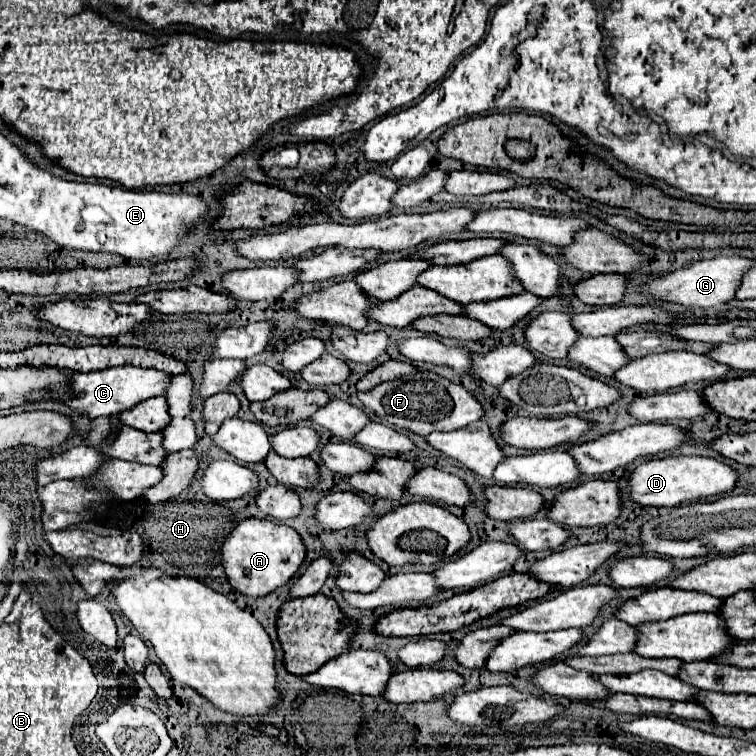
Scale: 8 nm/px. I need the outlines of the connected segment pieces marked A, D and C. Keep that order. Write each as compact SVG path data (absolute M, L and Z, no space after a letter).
M245 520L227 536L223 544L223 566L231 586L245 596L261 598L283 588L305 560L305 542L301 534L289 526L271 520Z
M677 456L677 458L653 458L639 464L631 476L631 498L643 506L679 506L681 502L697 502L707 496L719 496L733 492L739 480L739 472L729 464L711 456Z
M121 366L121 368L105 368L99 372L81 372L73 376L73 398L61 398L61 402L69 404L75 412L87 414L91 418L109 416L117 412L125 412L129 408L135 408L137 404L155 398L165 396L167 388L171 384L171 374L153 370L153 368L137 368L137 366Z

